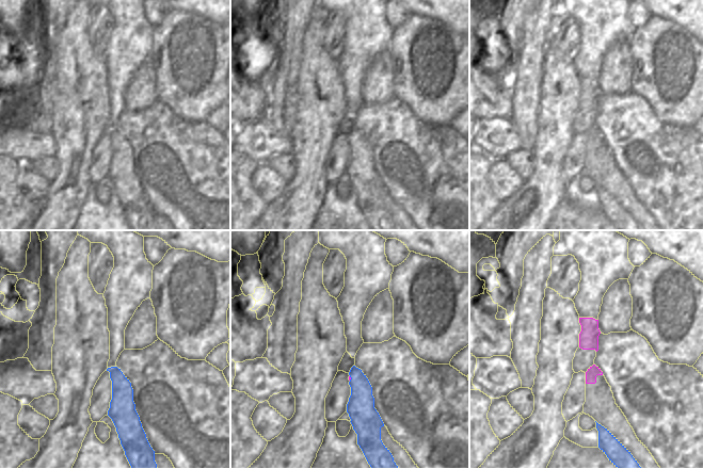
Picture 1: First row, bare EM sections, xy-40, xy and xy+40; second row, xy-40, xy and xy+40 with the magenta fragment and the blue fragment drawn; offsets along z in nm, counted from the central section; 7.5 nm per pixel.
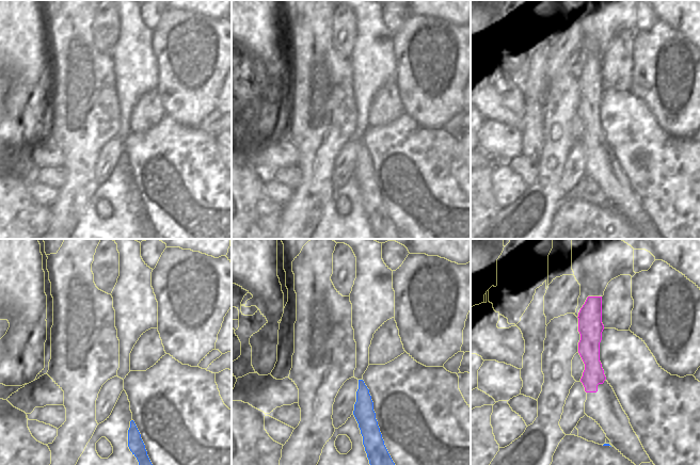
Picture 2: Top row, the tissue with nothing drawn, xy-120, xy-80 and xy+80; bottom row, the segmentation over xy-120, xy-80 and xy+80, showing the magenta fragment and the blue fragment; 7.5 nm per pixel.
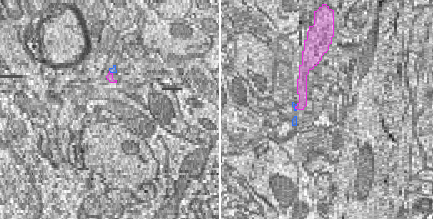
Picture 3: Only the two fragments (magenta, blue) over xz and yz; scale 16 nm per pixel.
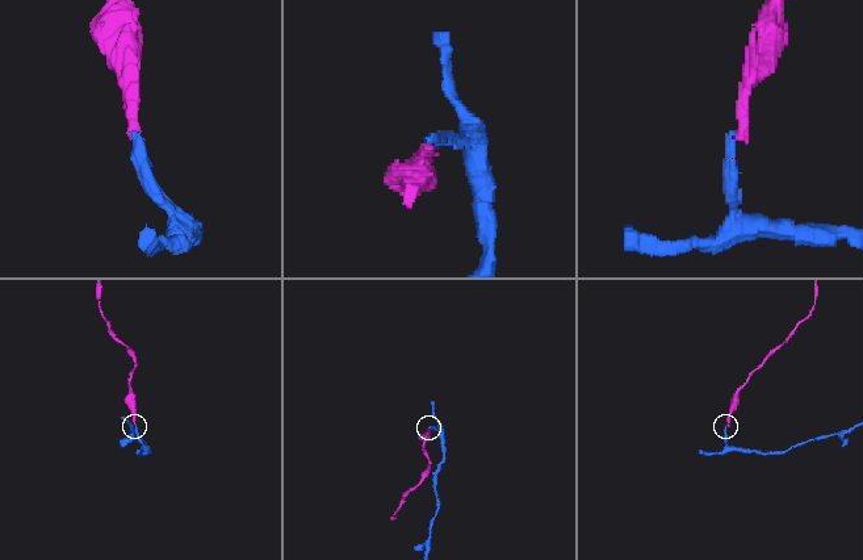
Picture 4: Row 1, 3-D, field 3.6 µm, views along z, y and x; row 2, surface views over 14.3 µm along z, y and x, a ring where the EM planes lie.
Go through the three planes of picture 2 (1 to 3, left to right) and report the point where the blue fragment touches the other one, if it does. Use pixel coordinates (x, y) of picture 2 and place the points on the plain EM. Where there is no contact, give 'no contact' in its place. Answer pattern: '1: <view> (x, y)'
1: no contact
2: no contact
3: no contact

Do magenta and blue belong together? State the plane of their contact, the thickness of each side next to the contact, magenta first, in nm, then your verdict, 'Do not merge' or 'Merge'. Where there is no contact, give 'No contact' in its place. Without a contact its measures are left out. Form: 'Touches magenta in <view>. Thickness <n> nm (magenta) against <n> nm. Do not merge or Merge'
Touches magenta in xy. Thickness 20 nm (magenta) against 200 nm. Do not merge

